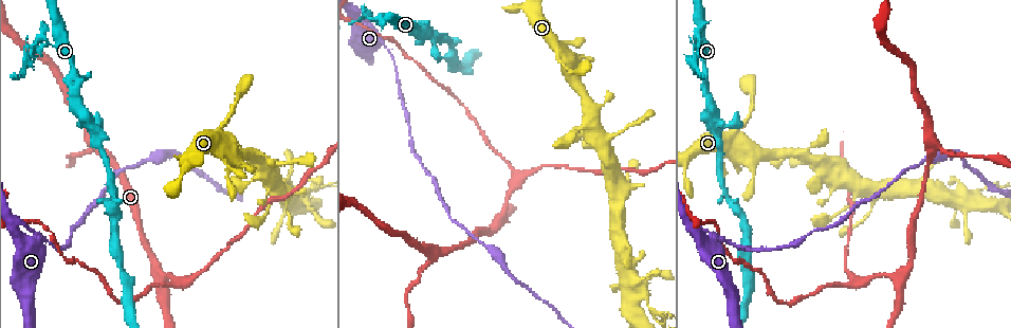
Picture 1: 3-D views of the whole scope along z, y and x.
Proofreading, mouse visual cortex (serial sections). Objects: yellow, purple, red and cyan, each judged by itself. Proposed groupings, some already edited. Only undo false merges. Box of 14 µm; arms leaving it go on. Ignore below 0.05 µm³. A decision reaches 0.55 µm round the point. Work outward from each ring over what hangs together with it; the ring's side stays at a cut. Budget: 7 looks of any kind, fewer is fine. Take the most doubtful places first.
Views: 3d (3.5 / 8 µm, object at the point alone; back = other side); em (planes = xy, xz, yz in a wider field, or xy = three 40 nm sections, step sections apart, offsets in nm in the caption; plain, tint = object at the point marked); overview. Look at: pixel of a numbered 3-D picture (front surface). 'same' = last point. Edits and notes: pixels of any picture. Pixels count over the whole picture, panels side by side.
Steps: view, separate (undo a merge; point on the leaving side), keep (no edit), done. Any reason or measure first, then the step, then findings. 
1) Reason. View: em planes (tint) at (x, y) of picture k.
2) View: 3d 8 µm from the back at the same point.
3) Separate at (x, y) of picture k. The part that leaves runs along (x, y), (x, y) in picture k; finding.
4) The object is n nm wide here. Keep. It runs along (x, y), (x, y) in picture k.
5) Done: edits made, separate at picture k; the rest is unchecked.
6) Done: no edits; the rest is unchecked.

Two arms in line, one across. View: 3d 3.5 µm at (315, 186) of picture 1.

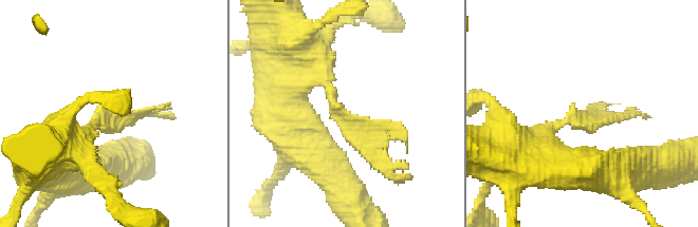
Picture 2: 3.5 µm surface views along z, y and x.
3 arms meet here; the arms are 100, 100, 250 nm wide. View: em xy step 5 (tint) at (588, 124) of picture 2.

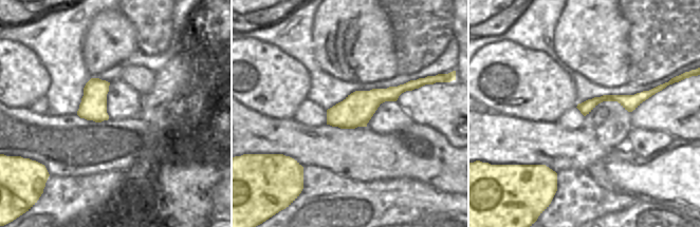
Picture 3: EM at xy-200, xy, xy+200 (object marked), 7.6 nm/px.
Keep. It runs along (312, 65), (345, 120), (406, 142) in picture 2; one cell here.

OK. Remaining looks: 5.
Abrupt turn. View: 3d 3.5 µm at (45, 238) of picture 1.

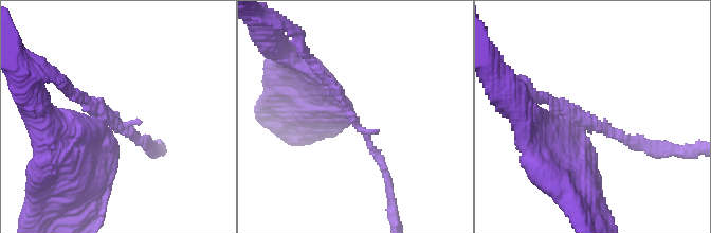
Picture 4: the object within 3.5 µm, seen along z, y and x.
Now the EM. View: em xy step 1 (tint) at (350, 119) of picture 4.

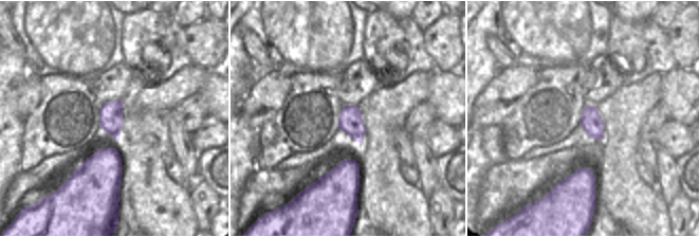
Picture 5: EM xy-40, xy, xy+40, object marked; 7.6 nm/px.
The object is 180 nm wide here. Keep. It runs along (315, 107), (345, 107), (384, 168) in picture 4; one cell here.

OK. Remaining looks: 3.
Thin neck. View: 3d 3.5 µm from the back at (700, 29) of picture 1.

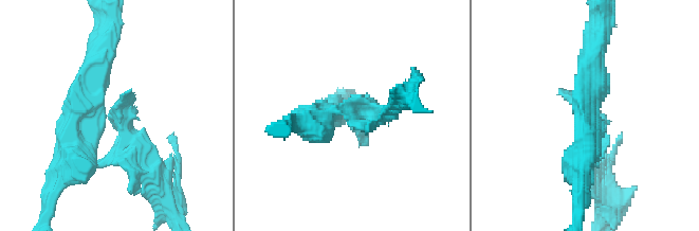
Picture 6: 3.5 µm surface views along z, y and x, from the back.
Shape alone is not enough. View: em xy step 1 (plain) at (111, 114) of picture 6.

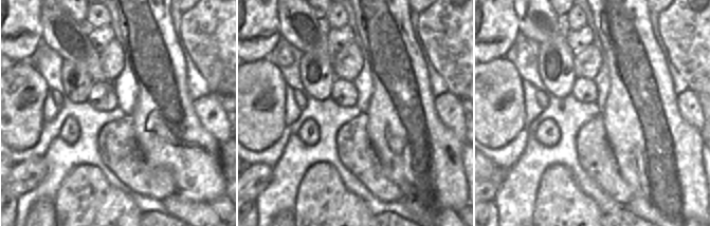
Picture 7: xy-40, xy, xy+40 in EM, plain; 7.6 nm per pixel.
View: em xy step 1 (tint) at the same point.

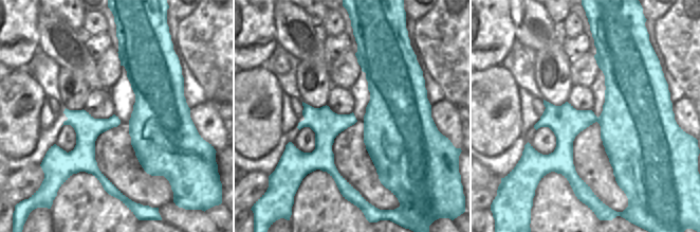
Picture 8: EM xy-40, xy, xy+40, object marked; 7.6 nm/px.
Keep. It runs along (311, 125), (318, 112), (392, 112) in picture 6; one cell here.

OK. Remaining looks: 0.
Done: no edits; the rest is unchecked.

